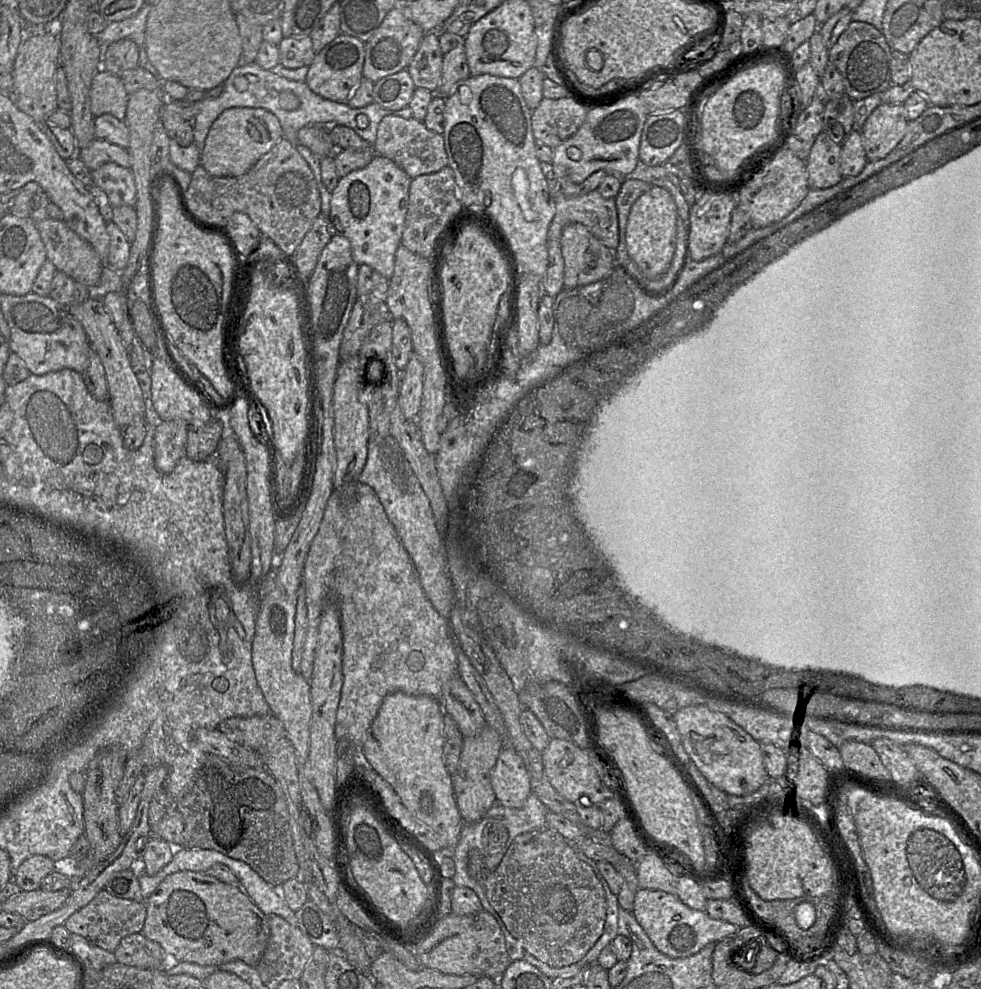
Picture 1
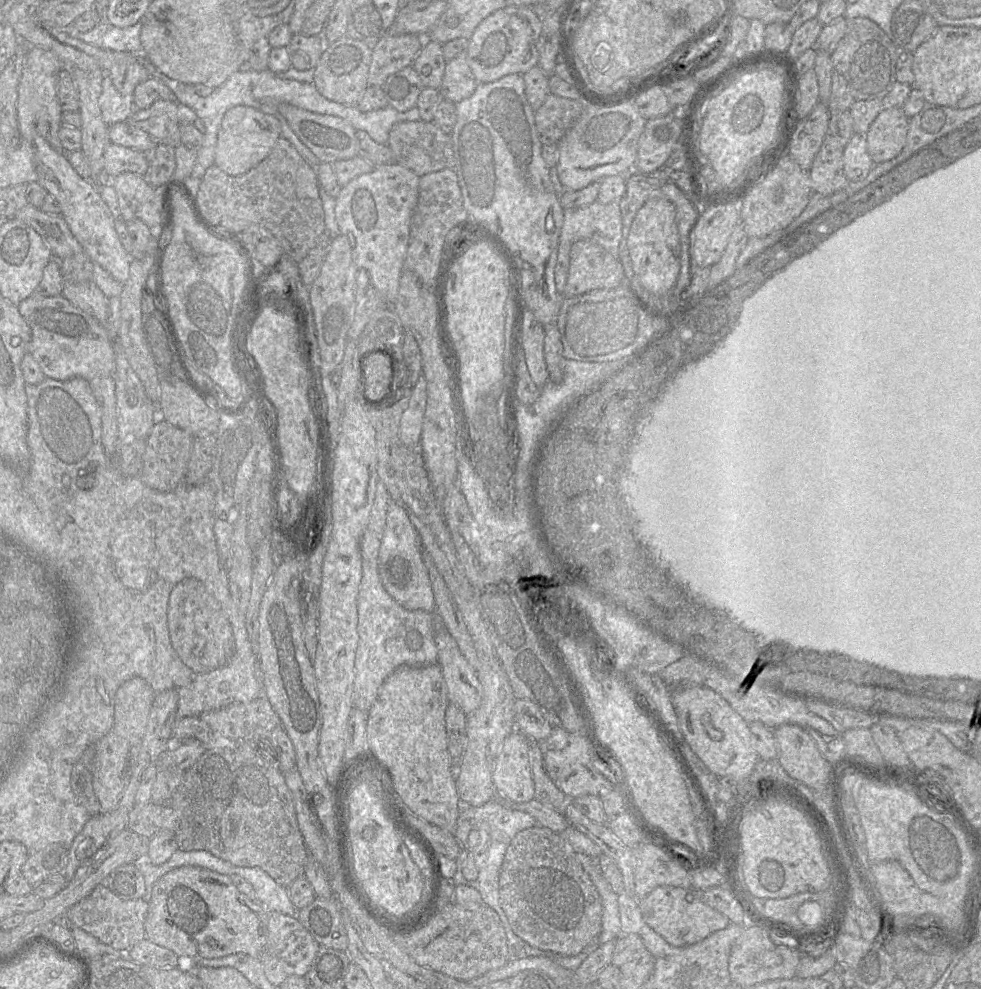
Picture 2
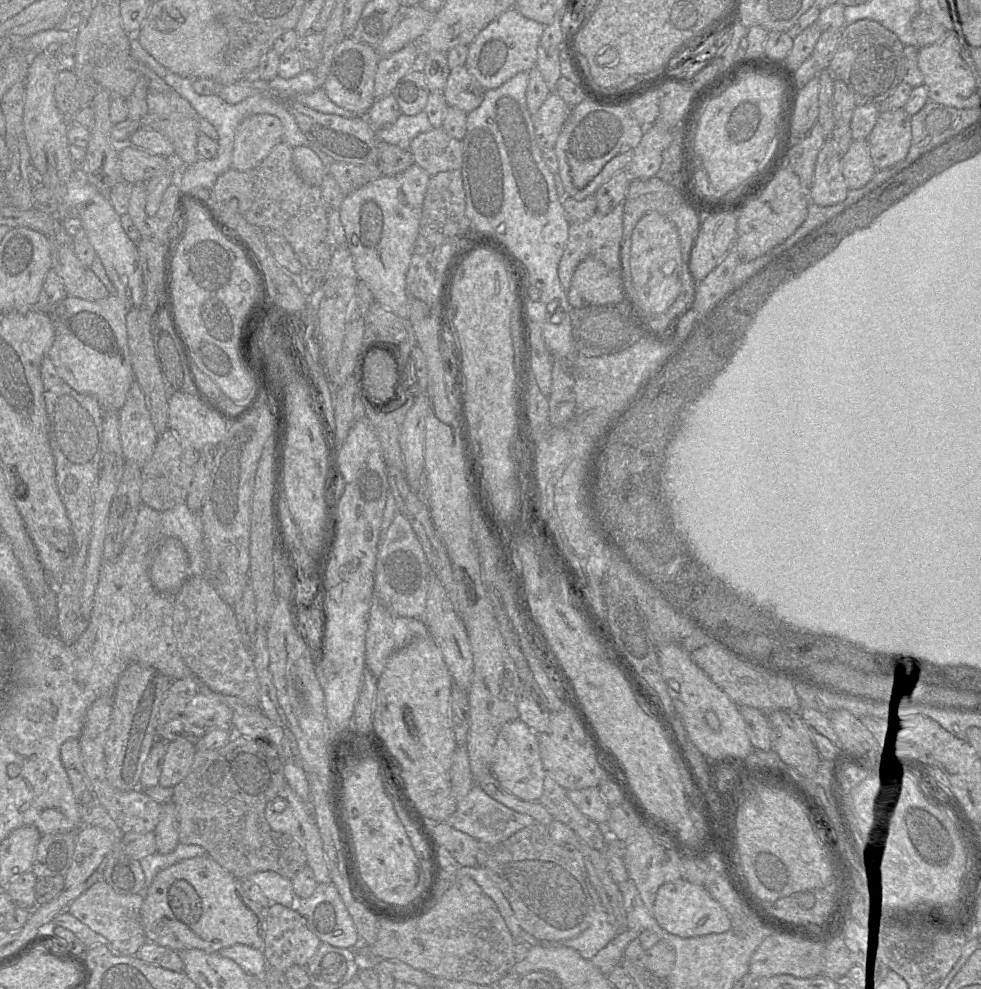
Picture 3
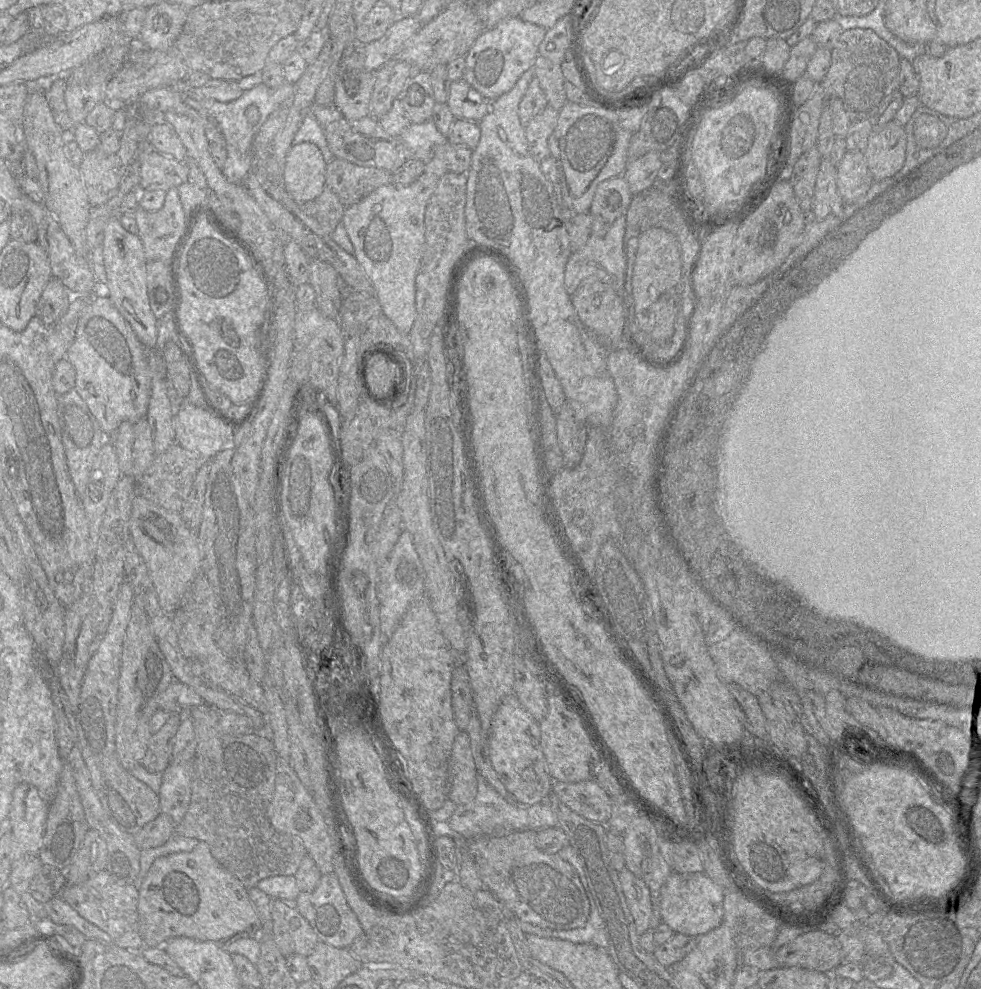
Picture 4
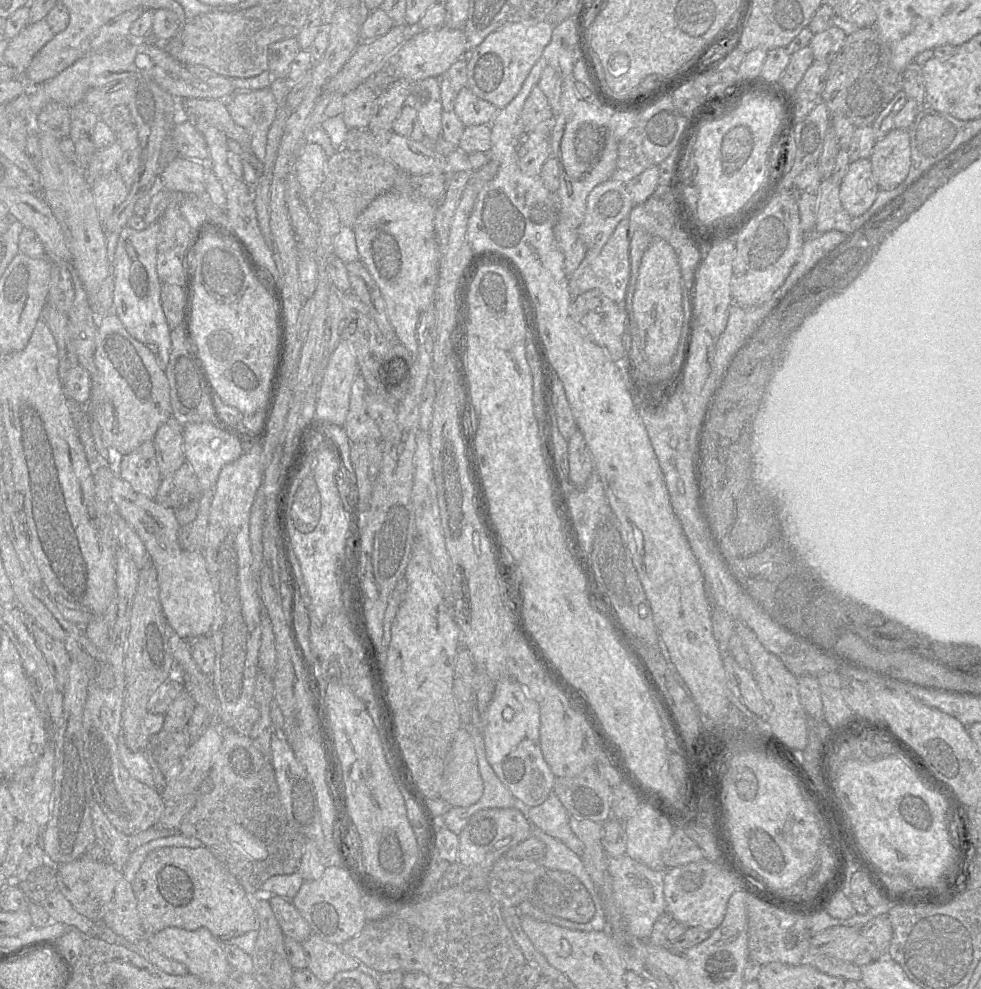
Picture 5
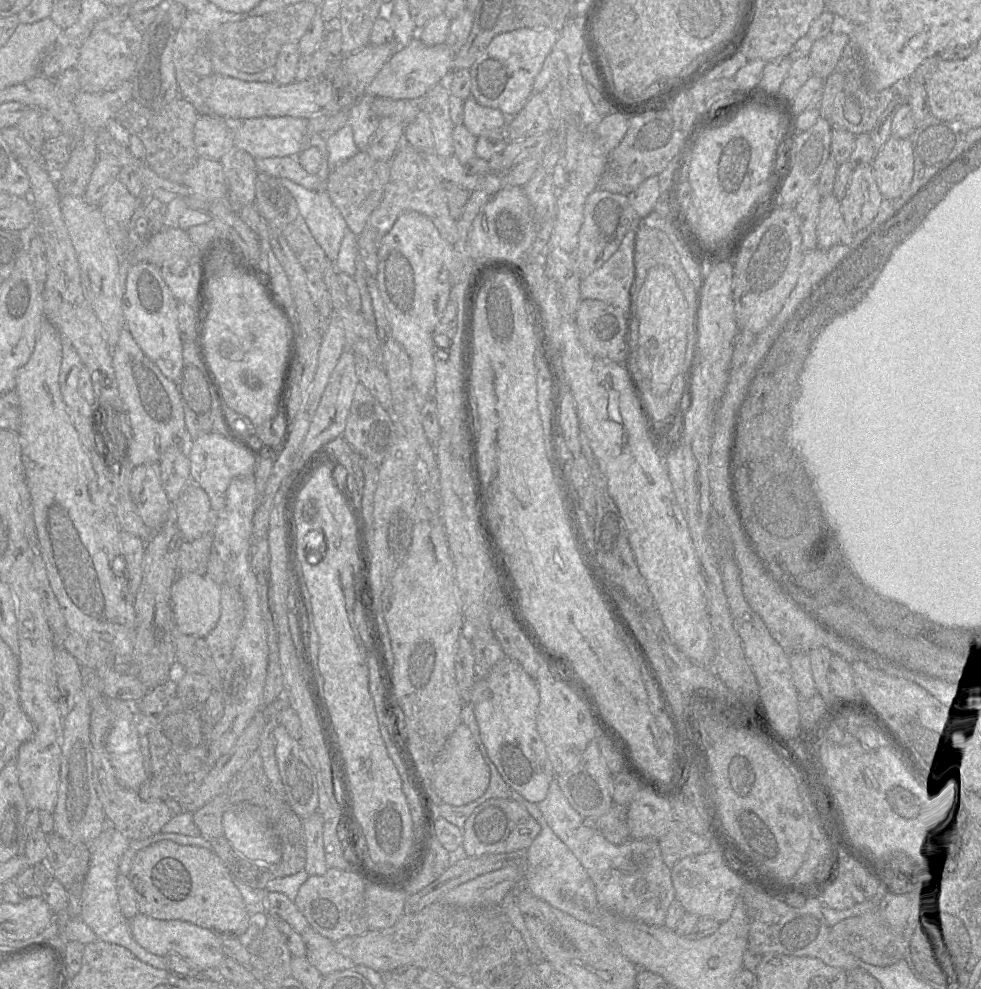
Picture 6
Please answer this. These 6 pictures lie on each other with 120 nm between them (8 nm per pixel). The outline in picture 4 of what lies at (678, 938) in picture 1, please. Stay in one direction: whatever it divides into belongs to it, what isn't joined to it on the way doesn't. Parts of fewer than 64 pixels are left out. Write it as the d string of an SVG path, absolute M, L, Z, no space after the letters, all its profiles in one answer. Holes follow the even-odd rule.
M672 872L661 888L661 921L675 933L701 937L718 927L724 914L724 896L726 890L713 882L704 872Z

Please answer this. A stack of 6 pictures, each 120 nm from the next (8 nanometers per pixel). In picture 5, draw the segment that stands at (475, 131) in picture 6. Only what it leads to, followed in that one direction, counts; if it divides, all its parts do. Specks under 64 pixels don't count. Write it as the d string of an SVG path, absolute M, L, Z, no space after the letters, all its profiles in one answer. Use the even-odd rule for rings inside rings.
M467 87L456 94L454 113L467 126L491 125L498 111L493 104L477 97Z

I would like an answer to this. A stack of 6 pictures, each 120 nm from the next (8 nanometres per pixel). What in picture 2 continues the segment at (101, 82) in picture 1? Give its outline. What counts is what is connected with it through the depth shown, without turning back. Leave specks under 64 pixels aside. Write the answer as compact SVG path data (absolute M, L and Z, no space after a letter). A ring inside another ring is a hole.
M106 75L102 80L102 91L98 100L102 118L107 125L126 121L135 110L130 97L122 95Z

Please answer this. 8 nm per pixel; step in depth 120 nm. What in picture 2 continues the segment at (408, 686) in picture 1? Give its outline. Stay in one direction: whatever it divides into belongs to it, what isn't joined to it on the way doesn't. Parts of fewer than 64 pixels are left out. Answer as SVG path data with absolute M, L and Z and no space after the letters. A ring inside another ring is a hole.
M376 484L369 522L360 541L362 578L357 599L359 642L355 654L352 708L367 712L385 679L401 666L424 667L438 660L433 616L423 610L408 610L385 589L379 572L379 552L387 521L390 494L385 484Z

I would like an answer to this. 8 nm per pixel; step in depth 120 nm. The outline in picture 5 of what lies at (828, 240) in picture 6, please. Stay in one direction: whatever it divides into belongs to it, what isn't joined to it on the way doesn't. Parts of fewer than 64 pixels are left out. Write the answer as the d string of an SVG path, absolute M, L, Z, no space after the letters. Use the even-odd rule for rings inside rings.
M830 177L822 179L820 183L814 231L823 234L831 230L844 234L852 231L851 216L840 201L840 183Z

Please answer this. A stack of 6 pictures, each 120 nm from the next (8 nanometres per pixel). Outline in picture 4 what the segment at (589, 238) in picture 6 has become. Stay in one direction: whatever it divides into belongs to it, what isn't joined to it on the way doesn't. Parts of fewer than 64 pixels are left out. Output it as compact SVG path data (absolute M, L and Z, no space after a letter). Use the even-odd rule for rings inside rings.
M623 176L601 182L590 207L591 235L603 237L615 220L626 213L633 194Z

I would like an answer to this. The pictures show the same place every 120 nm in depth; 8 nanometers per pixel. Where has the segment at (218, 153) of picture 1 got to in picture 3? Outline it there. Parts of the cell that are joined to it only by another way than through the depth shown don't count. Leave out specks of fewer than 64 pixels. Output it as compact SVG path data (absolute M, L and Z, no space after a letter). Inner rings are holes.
M271 114L251 115L238 125L232 152L232 165L238 171L247 171L259 165L282 141L282 123Z

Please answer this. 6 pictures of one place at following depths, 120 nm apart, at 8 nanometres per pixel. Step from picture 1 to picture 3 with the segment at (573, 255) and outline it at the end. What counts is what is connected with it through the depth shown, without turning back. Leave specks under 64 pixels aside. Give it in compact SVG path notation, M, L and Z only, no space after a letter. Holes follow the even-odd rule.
M593 257L579 263L567 296L574 308L623 302L621 281L616 271Z

